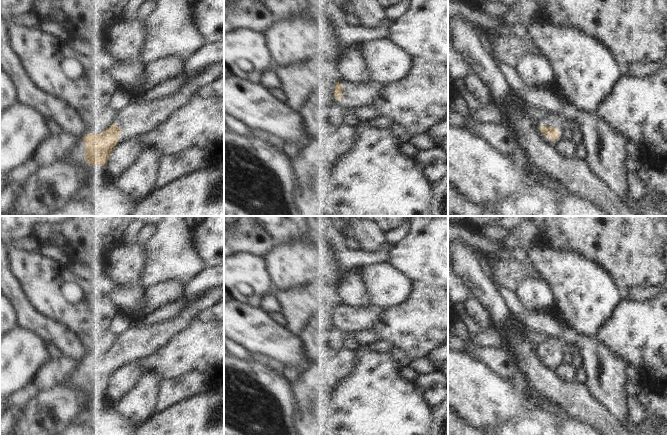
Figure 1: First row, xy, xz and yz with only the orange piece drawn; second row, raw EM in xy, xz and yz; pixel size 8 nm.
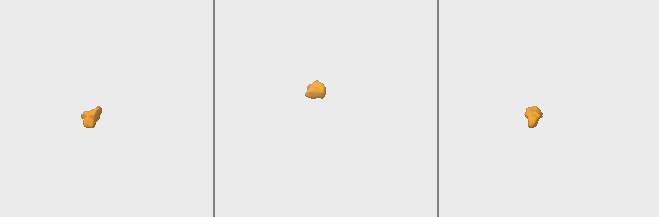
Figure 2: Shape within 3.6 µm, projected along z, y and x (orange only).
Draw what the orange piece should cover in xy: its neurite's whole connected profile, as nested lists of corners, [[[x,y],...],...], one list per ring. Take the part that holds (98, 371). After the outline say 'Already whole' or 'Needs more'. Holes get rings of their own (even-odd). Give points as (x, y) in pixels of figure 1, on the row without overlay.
[[[224,285],[206,291],[201,297],[188,303],[181,314],[167,322],[152,327],[138,326],[137,323],[121,325],[121,335],[117,342],[117,347],[112,348],[103,357],[86,358],[82,364],[70,364],[68,374],[63,383],[66,385],[79,386],[78,382],[83,380],[87,387],[106,390],[122,357],[129,362],[140,362],[152,356],[154,353],[157,353],[160,349],[167,346],[173,338],[187,329],[202,313],[216,306],[223,300]]]. Needs more.

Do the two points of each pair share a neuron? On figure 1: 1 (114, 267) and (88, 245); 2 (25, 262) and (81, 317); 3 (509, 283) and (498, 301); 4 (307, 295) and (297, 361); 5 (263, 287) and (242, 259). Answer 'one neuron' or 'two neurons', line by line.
1: two neurons
2: one neuron
3: two neurons
4: two neurons
5: one neuron

